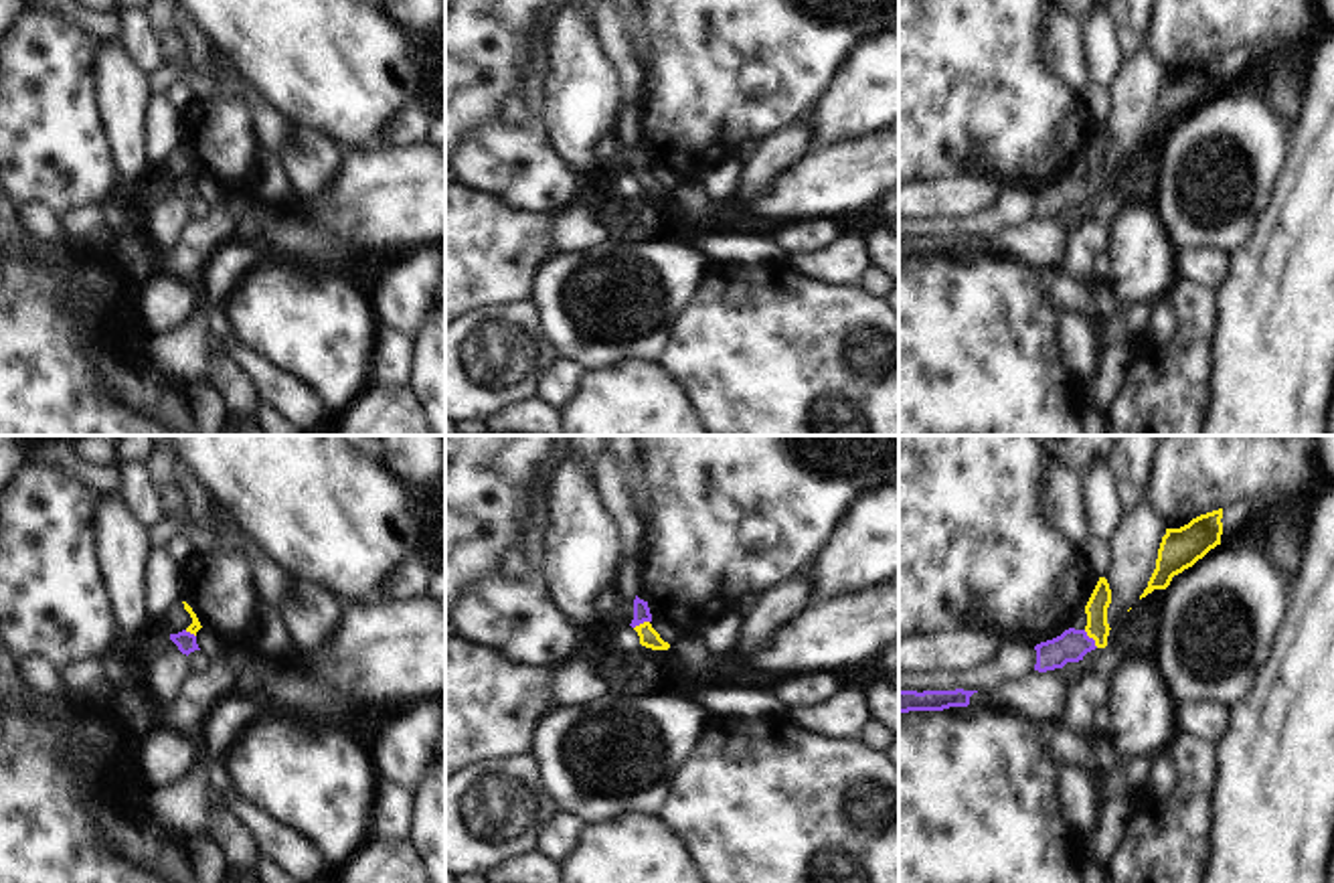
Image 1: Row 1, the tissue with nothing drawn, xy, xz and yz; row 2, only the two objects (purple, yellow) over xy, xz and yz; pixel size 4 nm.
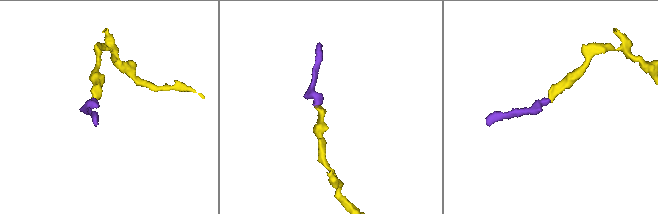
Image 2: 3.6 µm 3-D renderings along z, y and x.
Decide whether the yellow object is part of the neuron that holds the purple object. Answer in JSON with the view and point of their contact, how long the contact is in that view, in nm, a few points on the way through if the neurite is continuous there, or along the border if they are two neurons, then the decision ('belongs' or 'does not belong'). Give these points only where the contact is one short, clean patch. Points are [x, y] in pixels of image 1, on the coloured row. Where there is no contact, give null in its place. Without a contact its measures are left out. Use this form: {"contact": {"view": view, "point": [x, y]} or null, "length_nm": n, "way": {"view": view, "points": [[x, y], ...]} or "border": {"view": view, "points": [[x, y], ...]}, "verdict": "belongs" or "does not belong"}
{"contact": {"view": "yz", "point": [1092, 638]}, "length_nm": 90, "way": {"view": "yz", "points": [[1071, 645], [1092, 638], [1098, 628]]}, "verdict": "belongs"}

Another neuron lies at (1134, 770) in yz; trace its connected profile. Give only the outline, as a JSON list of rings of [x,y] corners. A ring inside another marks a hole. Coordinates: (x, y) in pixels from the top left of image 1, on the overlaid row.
[[[1152,755],[1119,759],[1117,766],[1132,790],[1146,792],[1146,778],[1150,774]]]

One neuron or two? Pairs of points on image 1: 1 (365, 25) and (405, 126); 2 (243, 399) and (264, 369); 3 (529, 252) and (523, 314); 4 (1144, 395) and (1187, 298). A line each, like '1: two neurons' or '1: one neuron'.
1: two neurons
2: two neurons
3: two neurons
4: one neuron

